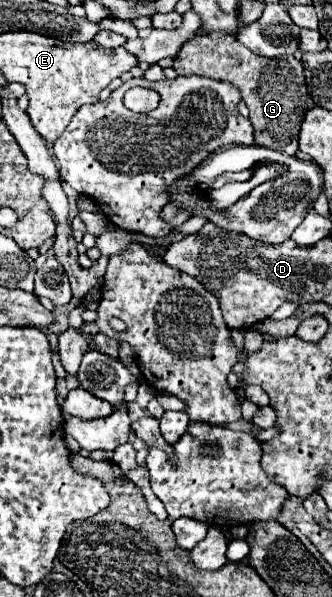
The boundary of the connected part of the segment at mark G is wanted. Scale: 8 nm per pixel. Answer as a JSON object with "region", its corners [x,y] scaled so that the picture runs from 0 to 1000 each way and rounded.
{"region":[[[611,59],[569,65],[527,95],[533,126],[611,126],[708,142],[750,179],[750,203],[768,213],[768,243],[889,260],[901,216],[919,189],[949,179],[913,129],[907,102],[877,95],[810,99],[768,92],[690,59]]]}

